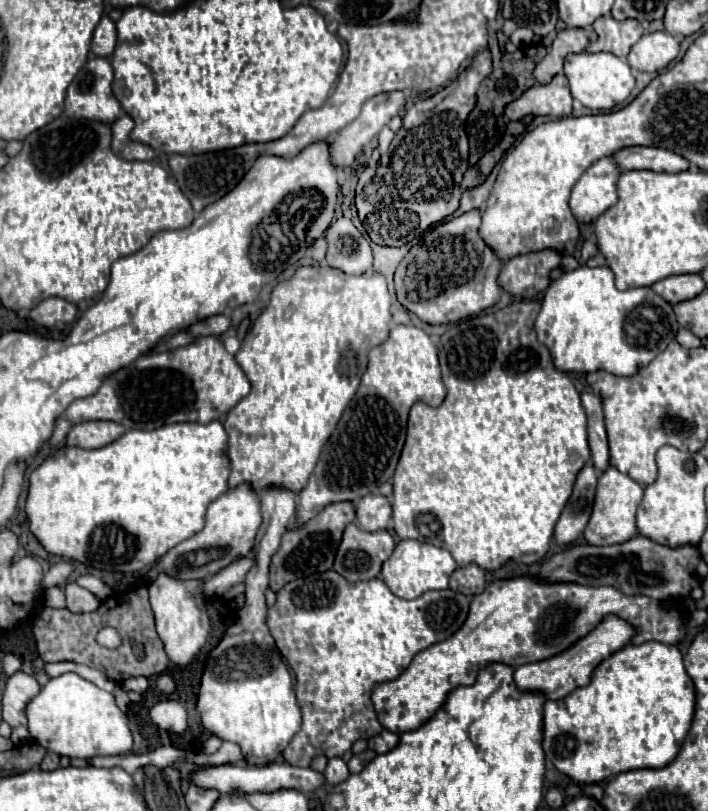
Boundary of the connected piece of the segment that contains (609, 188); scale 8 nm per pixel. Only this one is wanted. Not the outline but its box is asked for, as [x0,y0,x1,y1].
[569,156,619,224]

